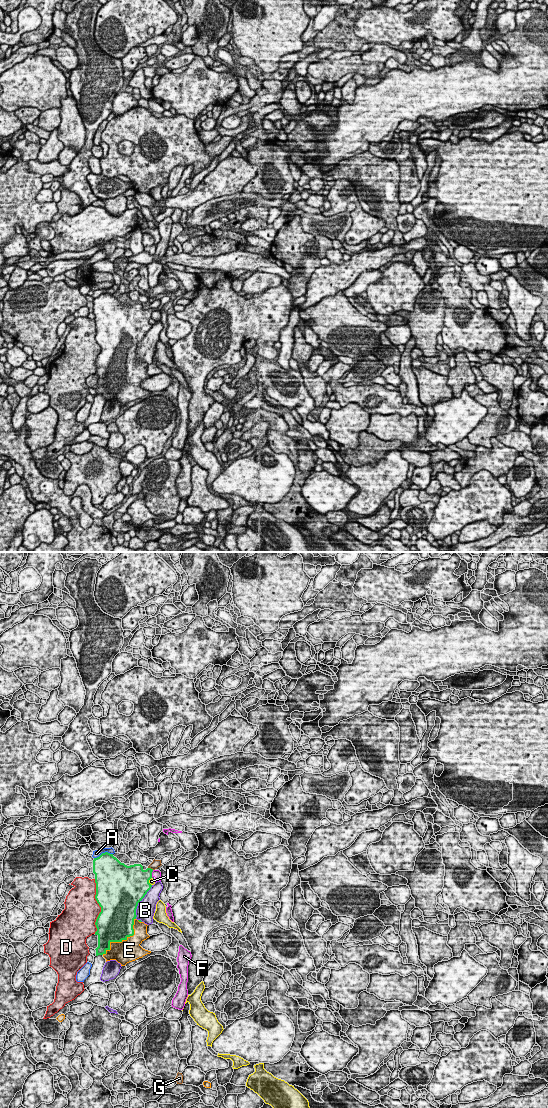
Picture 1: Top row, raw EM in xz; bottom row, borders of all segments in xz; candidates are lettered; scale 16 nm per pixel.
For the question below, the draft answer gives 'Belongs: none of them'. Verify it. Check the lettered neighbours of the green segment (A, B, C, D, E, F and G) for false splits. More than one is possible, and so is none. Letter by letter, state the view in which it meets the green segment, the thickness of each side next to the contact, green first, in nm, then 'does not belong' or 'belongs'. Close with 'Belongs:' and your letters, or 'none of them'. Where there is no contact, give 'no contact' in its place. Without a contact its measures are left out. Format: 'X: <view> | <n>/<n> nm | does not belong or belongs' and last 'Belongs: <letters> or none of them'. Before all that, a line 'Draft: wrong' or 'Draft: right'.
Draft: wrong
A: xz | 440/120 nm | does not belong
B: xz | 500/300 nm | does not belong
C: xz | 500/90 nm | does not belong
D: xz | 500/480 nm | does not belong
E: xz | 500/360 nm | belongs
F: xz | 380/130 nm | does not belong
G: xz | 320/140 nm | does not belong
Belongs: E

